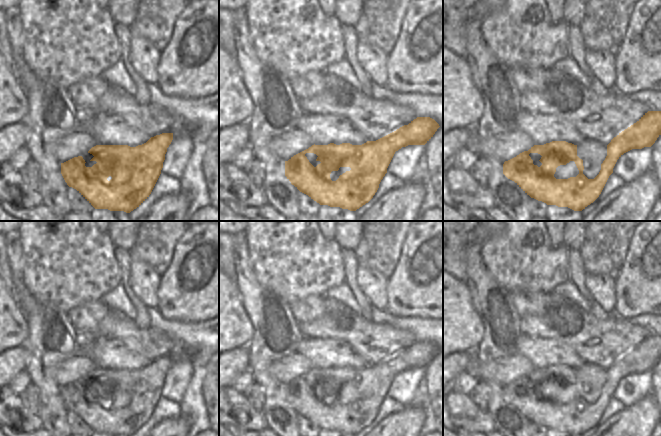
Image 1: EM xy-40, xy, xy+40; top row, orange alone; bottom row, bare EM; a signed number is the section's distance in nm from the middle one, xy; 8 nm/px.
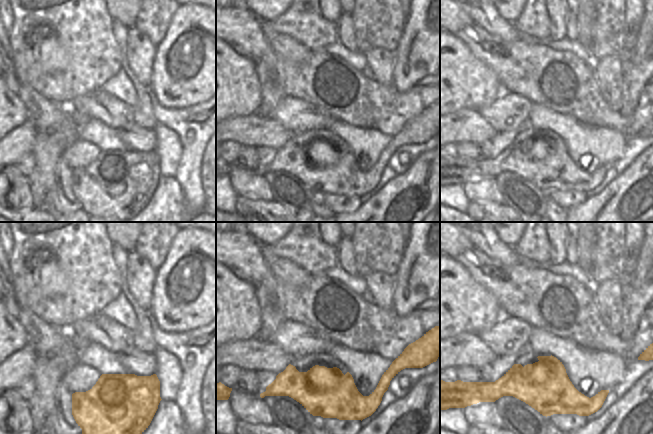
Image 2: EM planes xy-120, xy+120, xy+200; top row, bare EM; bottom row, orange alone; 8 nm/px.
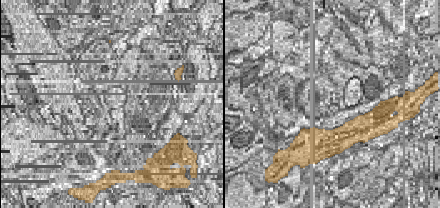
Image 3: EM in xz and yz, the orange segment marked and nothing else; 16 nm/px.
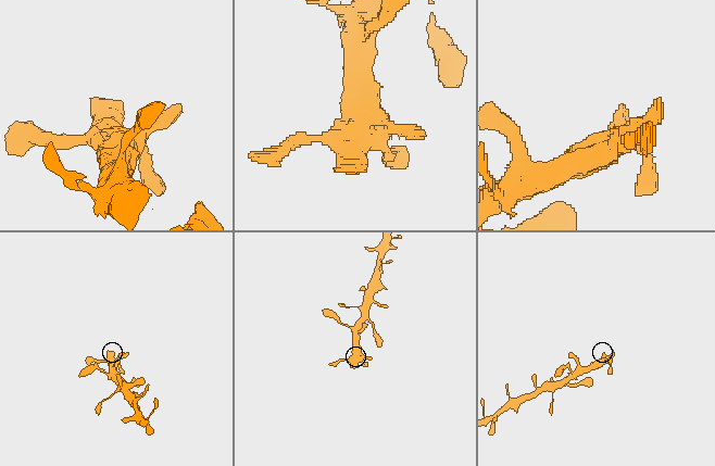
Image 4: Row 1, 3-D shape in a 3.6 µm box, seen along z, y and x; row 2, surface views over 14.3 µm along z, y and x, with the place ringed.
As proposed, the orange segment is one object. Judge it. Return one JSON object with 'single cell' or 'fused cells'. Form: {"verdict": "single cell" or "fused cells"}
{"verdict": "single cell"}

